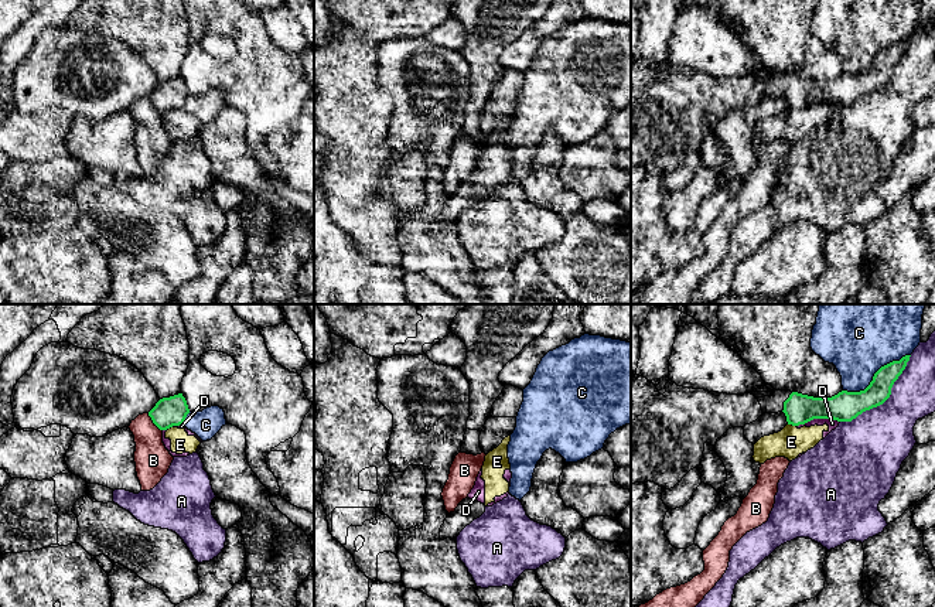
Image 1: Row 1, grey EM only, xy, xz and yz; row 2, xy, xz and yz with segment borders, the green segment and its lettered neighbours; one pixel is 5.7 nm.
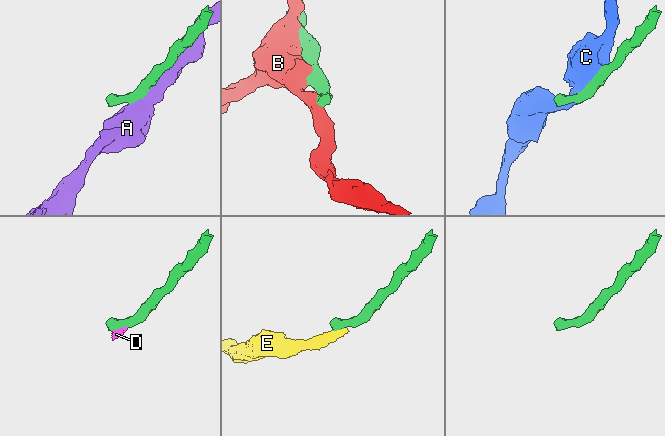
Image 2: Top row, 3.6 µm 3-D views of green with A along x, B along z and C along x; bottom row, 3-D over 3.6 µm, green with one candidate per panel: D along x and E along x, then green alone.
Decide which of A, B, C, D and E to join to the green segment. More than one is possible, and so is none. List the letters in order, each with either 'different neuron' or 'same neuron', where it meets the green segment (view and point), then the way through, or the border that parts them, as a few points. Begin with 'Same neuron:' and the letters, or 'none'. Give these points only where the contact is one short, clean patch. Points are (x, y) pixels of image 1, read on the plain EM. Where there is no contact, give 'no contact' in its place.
Same neuron: none
A: different neuron | yz (884, 84)
B: different neuron | xy (153, 105)
C: different neuron | yz (874, 57)
D: different neuron | yz (818, 101) | along yz (839, 103), (811, 102), (797, 109)
E: different neuron | yz (792, 108) | along yz (788, 106), (795, 109)

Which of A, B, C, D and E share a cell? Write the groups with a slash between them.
A / B / C / D E

